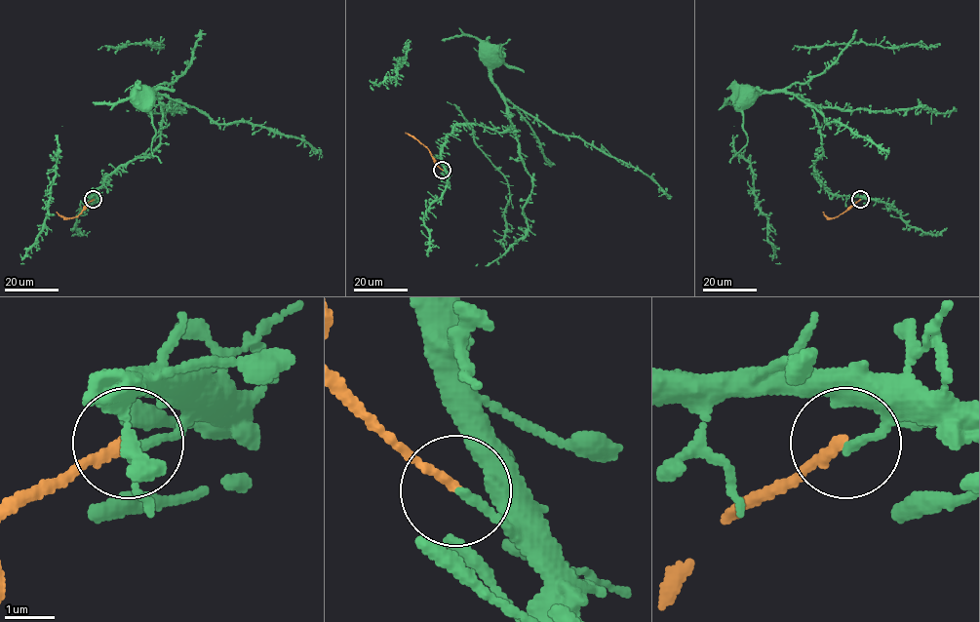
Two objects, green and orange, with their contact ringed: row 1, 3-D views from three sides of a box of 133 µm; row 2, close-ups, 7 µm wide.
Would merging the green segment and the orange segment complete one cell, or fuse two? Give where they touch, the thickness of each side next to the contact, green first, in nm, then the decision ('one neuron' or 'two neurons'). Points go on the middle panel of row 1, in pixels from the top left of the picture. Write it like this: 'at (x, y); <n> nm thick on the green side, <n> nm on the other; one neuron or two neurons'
at (442, 170); 160 nm thick on the green side, 200 nm on the other; two neurons

